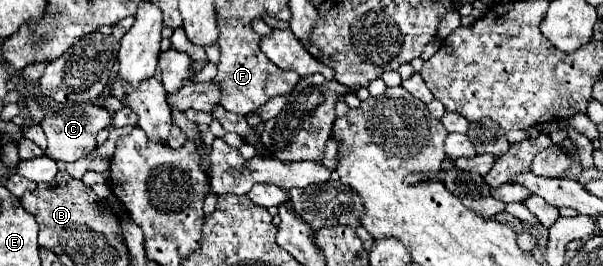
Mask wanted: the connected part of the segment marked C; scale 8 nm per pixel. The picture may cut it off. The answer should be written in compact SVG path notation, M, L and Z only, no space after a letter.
M78 103L74 107L62 107L62 109L46 115L46 119L40 123L40 127L42 127L42 131L46 133L46 139L48 139L48 155L54 161L72 163L72 161L86 157L96 147L98 131L108 127L110 123L112 123L112 117L102 105Z

